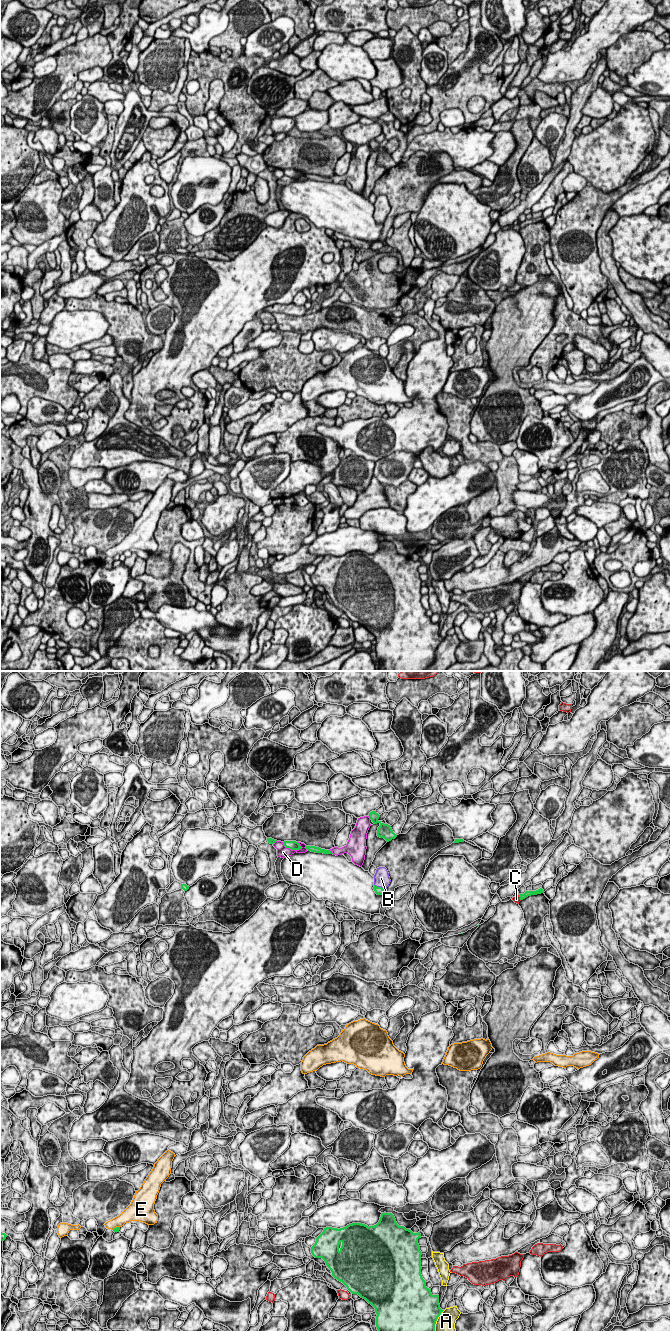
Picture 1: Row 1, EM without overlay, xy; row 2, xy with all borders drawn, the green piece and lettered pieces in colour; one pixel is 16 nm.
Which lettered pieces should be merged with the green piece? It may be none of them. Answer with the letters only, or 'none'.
B

